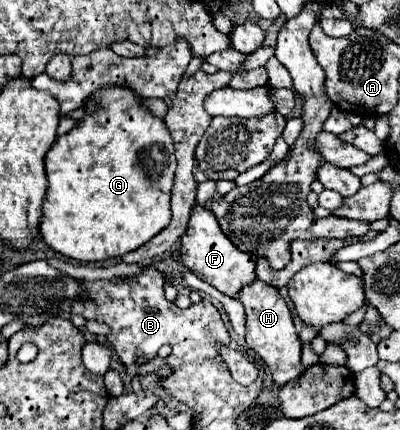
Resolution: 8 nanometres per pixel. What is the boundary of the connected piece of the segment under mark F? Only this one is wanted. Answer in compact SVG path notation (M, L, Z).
M195 207L191 211L189 227L181 237L181 259L183 265L187 265L201 281L209 283L211 287L215 287L227 297L239 297L241 289L245 285L251 285L257 277L255 275L257 257L251 257L235 249L235 245L231 245L231 241L221 233L215 215L207 207Z

